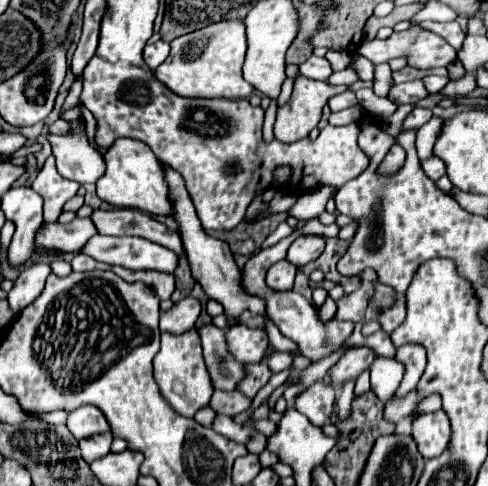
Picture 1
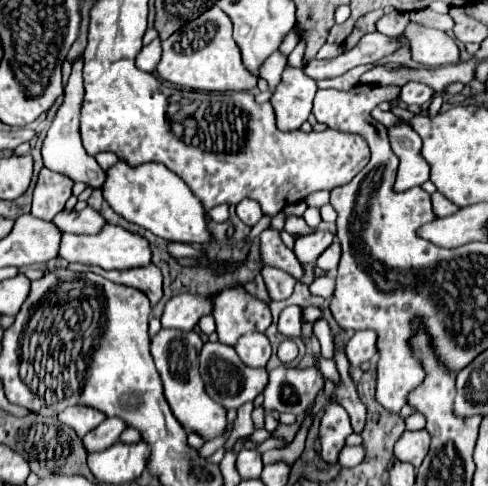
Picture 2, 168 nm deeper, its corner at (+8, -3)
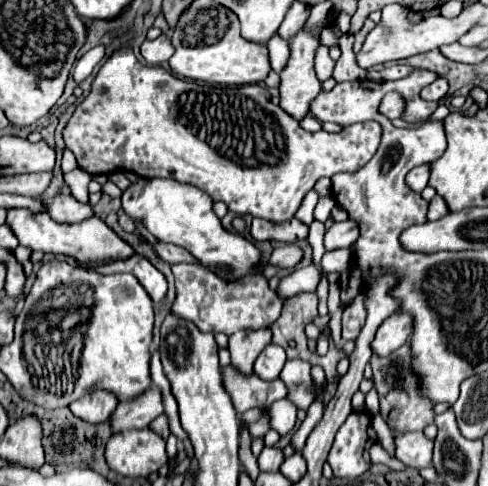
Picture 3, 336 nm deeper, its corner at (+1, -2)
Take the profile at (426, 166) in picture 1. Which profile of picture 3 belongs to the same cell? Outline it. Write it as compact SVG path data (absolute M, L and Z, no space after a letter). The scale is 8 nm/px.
M421 165L421 167L415 167L407 173L407 185L411 185L413 191L423 191L427 187L427 165Z

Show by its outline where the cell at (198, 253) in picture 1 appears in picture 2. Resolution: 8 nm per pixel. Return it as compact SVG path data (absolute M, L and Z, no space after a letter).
M228 286L216 292L212 302L218 340L228 346L234 346L236 338L246 332L264 332L272 322L268 304L242 286Z

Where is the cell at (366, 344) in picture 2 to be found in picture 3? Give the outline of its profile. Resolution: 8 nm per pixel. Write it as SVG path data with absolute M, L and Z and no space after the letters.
M393 313L387 321L383 321L383 325L379 327L379 333L375 335L375 353L379 353L381 357L387 353L393 353L395 349L399 349L403 343L407 343L407 339L413 333L413 317L409 313Z

